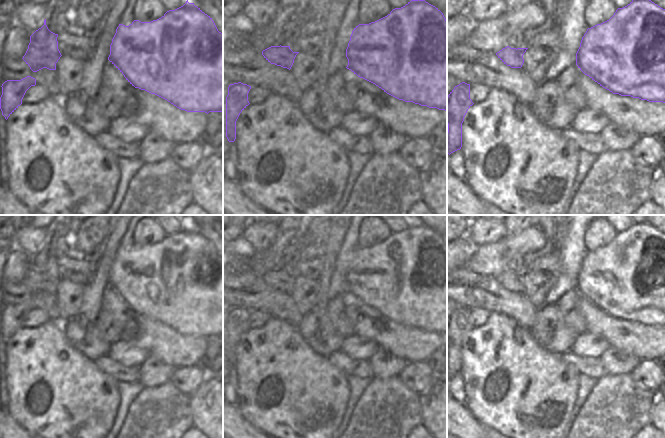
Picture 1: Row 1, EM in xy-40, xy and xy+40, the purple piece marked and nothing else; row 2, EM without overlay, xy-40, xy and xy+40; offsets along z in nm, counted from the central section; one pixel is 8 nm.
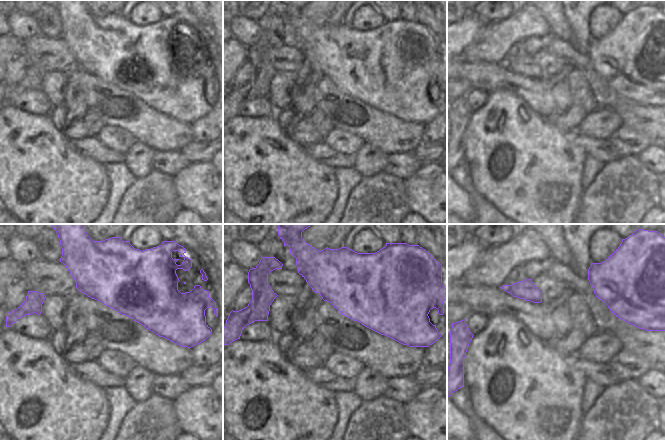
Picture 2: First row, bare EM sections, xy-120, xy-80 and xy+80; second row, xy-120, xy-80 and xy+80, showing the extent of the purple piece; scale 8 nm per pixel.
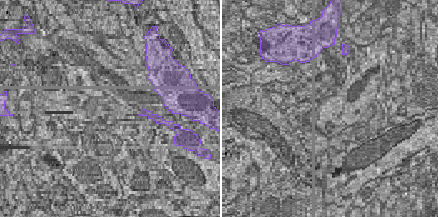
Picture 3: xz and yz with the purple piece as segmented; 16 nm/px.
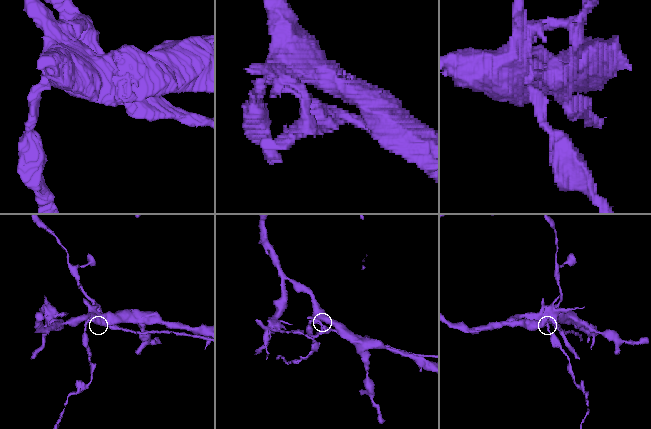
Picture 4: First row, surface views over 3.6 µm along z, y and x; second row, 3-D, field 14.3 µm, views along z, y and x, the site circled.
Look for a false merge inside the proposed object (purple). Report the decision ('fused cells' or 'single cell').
fused cells

